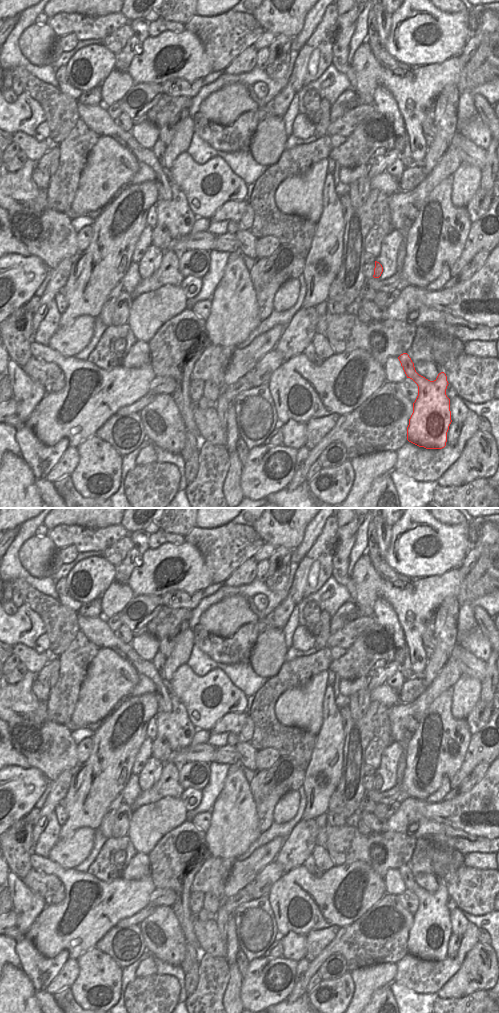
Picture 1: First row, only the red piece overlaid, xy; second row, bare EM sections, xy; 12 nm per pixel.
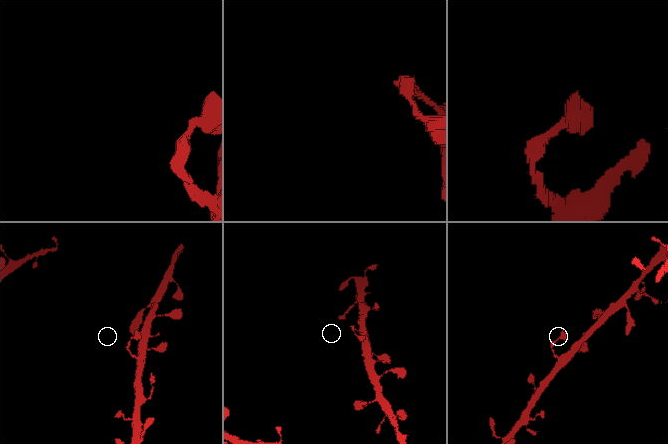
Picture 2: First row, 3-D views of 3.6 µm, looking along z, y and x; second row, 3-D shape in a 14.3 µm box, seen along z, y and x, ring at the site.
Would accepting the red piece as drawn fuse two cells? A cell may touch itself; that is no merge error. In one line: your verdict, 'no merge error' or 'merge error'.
no merge error

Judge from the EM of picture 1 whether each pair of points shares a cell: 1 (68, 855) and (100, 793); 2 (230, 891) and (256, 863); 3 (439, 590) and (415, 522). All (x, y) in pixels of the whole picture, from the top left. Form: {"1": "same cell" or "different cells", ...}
{"1": "different cells", "2": "same cell", "3": "different cells"}

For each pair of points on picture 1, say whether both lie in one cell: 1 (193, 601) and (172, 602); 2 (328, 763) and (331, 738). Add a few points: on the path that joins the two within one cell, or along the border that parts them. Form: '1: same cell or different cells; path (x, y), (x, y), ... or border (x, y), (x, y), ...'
1: same cell; path (188, 601), (177, 601)
2: same cell; path (328, 757), (329, 744)

